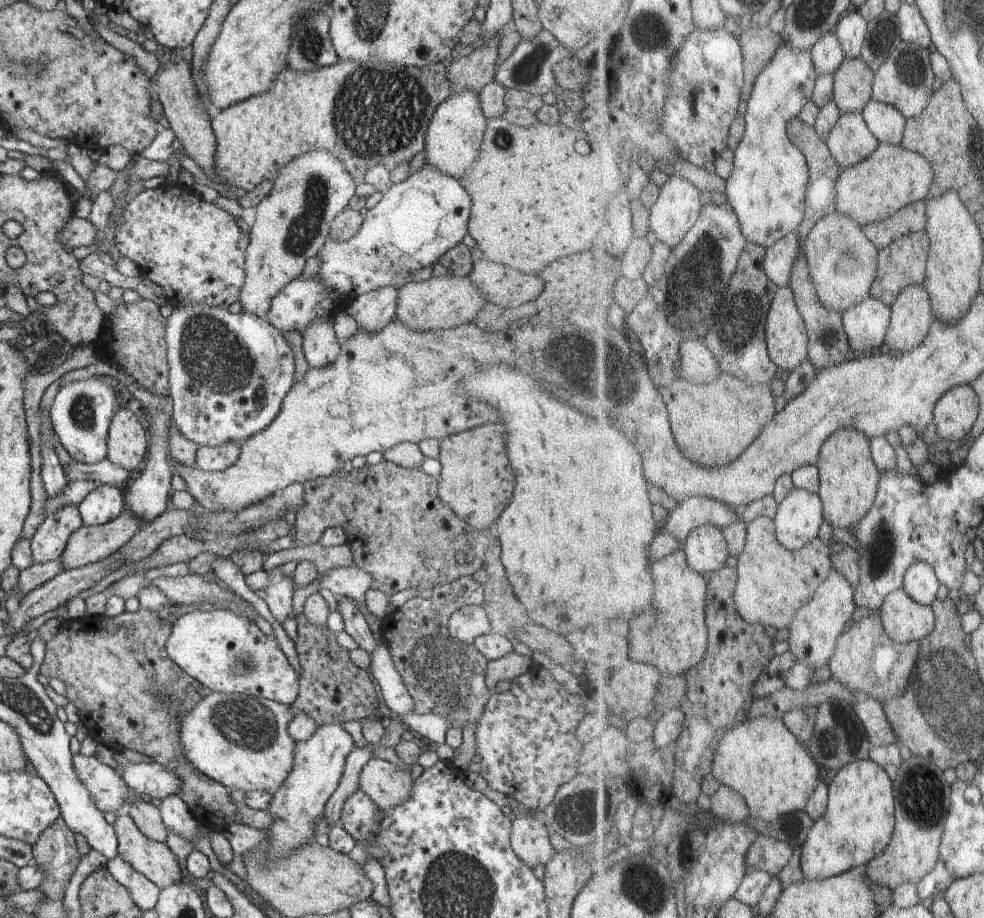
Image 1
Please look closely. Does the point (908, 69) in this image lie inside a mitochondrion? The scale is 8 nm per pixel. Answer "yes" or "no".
yes

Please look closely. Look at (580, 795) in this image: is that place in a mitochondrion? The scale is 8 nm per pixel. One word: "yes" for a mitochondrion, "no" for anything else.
yes

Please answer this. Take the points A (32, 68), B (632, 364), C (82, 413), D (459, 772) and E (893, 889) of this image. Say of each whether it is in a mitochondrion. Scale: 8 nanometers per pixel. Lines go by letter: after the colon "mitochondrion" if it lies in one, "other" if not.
A: mitochondrion
B: mitochondrion
C: mitochondrion
D: other
E: other

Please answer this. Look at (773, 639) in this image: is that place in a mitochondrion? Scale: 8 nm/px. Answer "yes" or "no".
no

